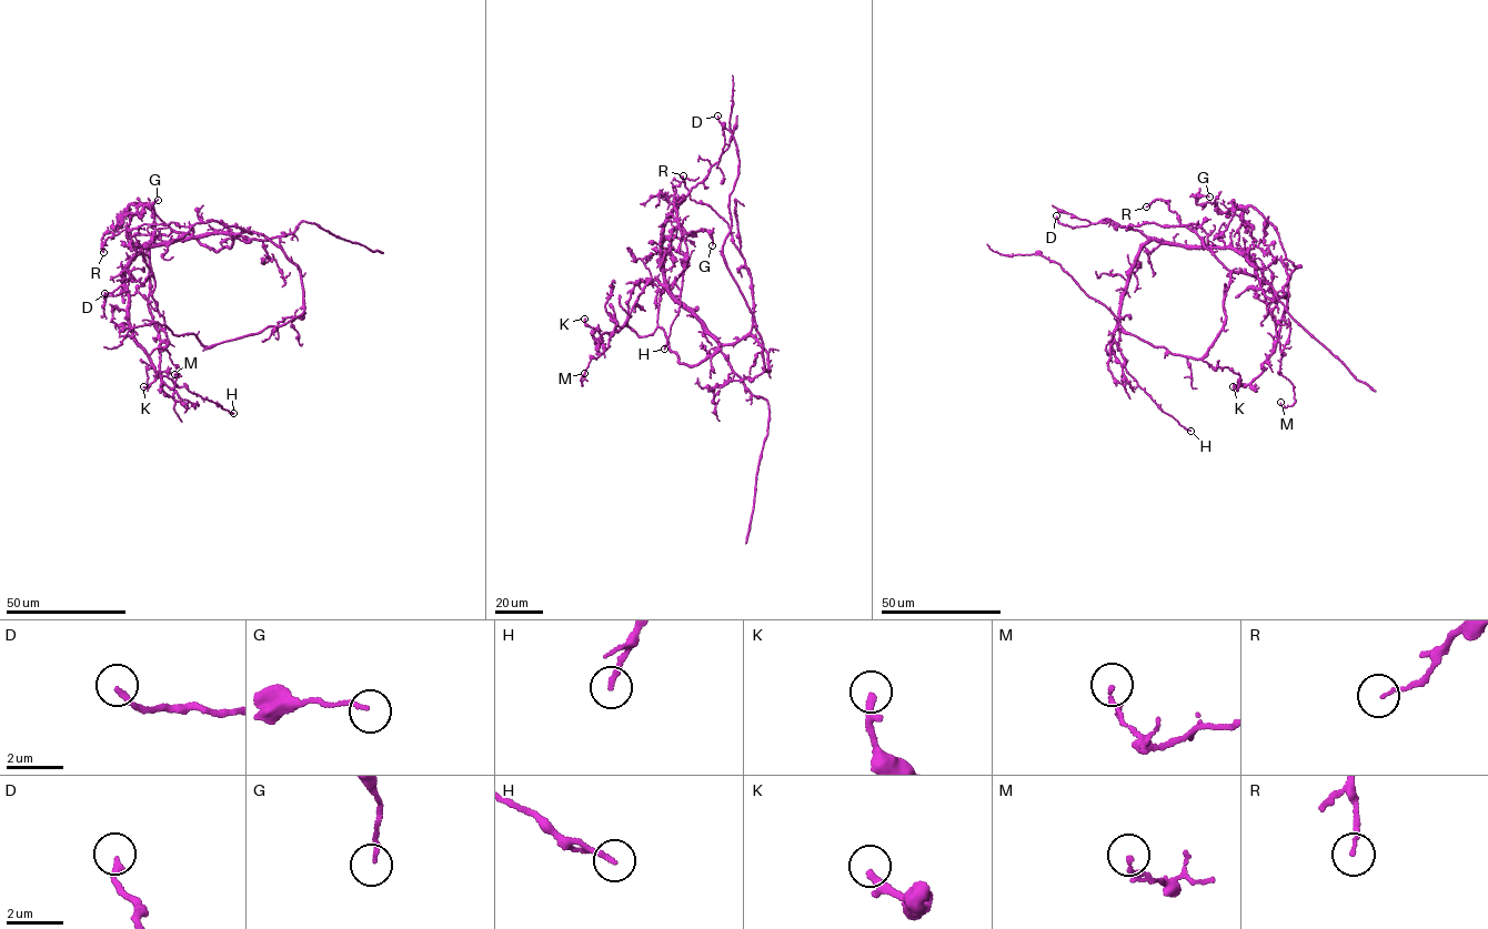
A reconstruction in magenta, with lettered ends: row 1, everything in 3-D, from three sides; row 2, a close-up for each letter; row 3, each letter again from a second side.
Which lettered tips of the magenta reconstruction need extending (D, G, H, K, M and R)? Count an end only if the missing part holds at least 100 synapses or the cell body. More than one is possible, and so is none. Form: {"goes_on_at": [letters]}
{"goes_on_at": []}

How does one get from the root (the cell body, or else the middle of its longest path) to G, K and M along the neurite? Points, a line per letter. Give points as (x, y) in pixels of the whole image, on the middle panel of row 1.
G: (737, 342), (693, 366), (680, 362), (657, 326), (662, 241), (702, 228), (711, 234), (712, 245)
K: (737, 342), (693, 366), (680, 362), (661, 327), (642, 336), (626, 325), (595, 343), (584, 319)
M: (737, 342), (719, 343), (655, 280), (591, 360), (581, 385), (584, 373)

